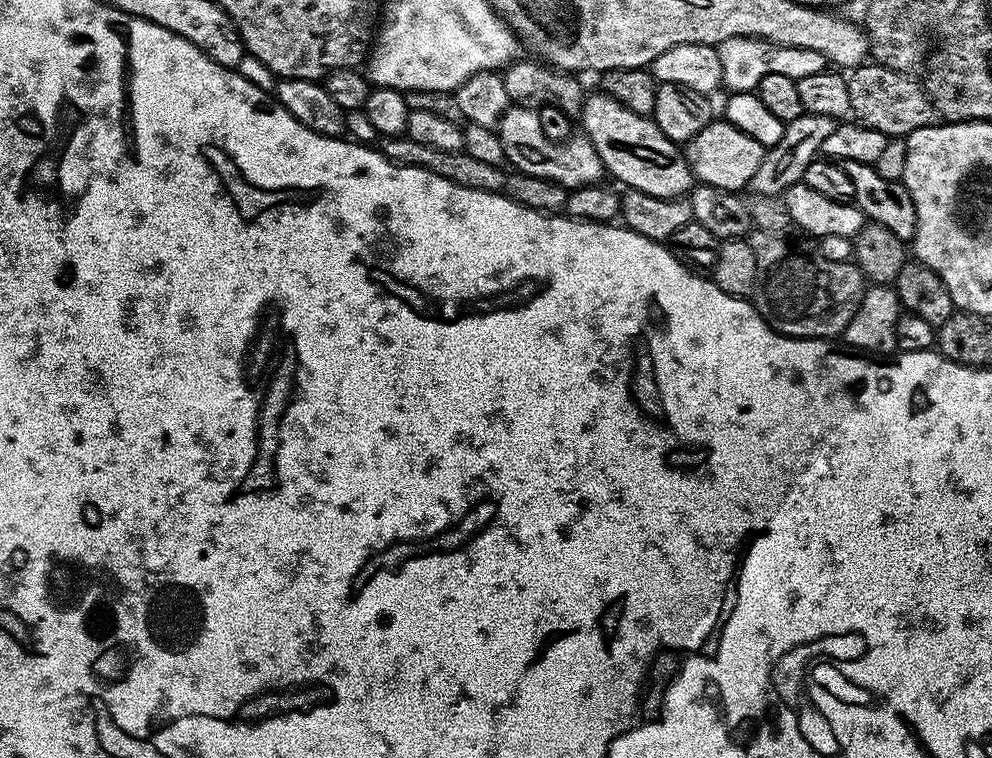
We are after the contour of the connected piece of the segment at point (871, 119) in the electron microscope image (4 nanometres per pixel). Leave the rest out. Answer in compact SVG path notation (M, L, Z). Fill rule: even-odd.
M871 67L860 70L865 72L855 73L857 85L855 84L854 88L854 116L859 123L868 128L876 127L882 130L889 138L904 138L916 127L928 128L931 124L937 123L936 107L932 105L932 100L923 87L914 86L913 81L900 72L892 72L888 68Z

